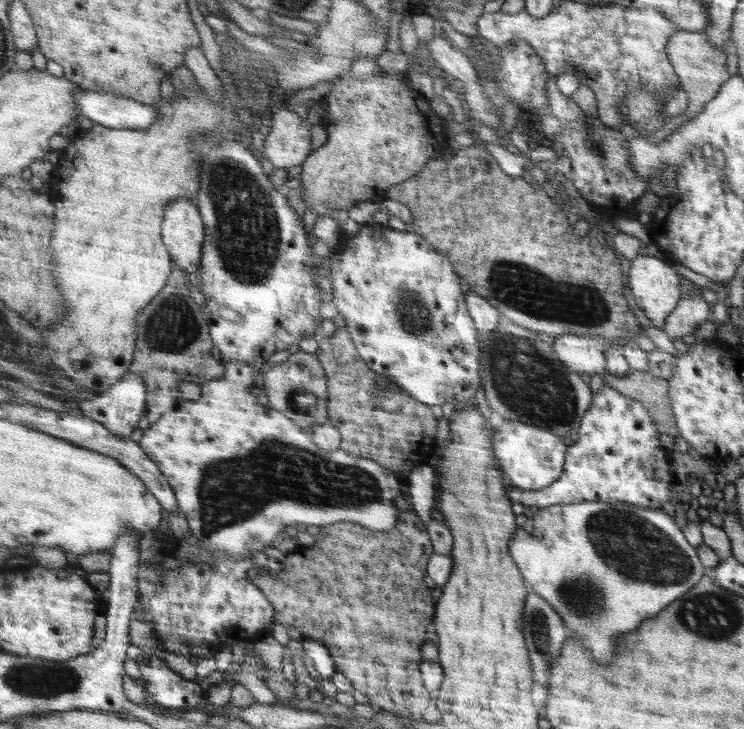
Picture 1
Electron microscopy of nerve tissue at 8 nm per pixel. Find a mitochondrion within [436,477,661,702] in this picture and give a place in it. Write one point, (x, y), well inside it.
(539, 622)

